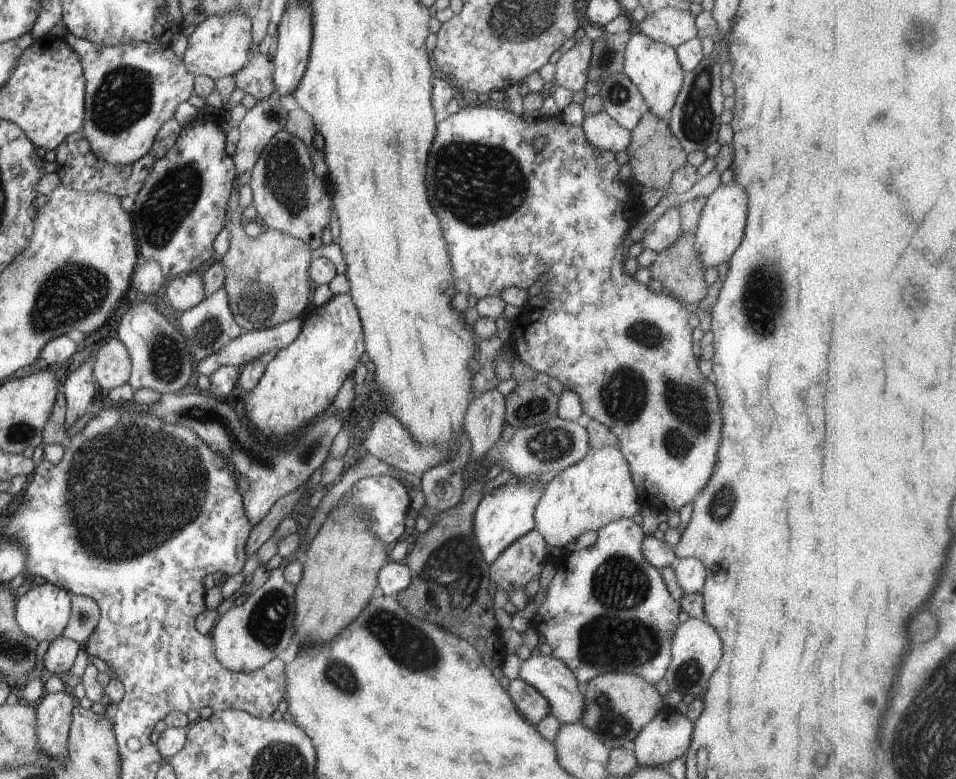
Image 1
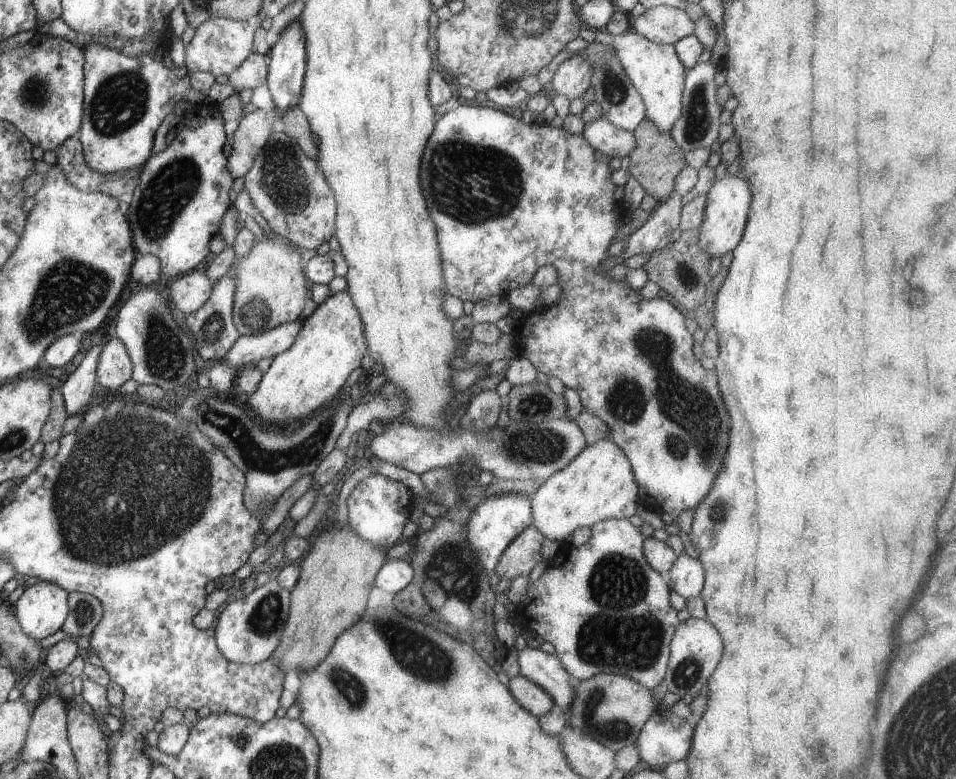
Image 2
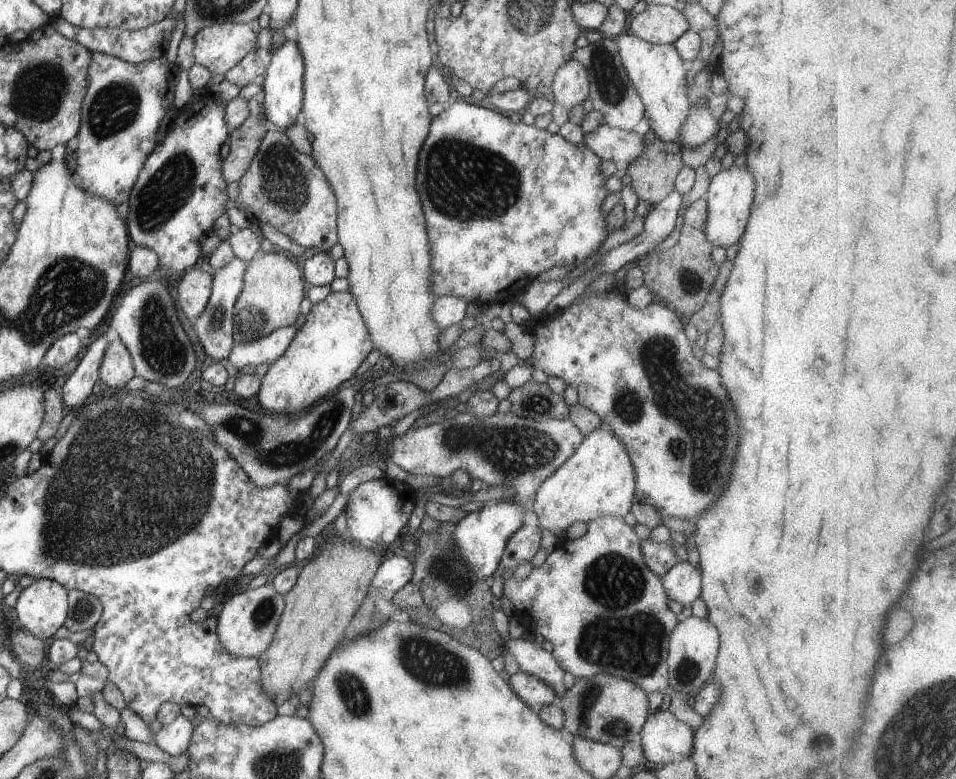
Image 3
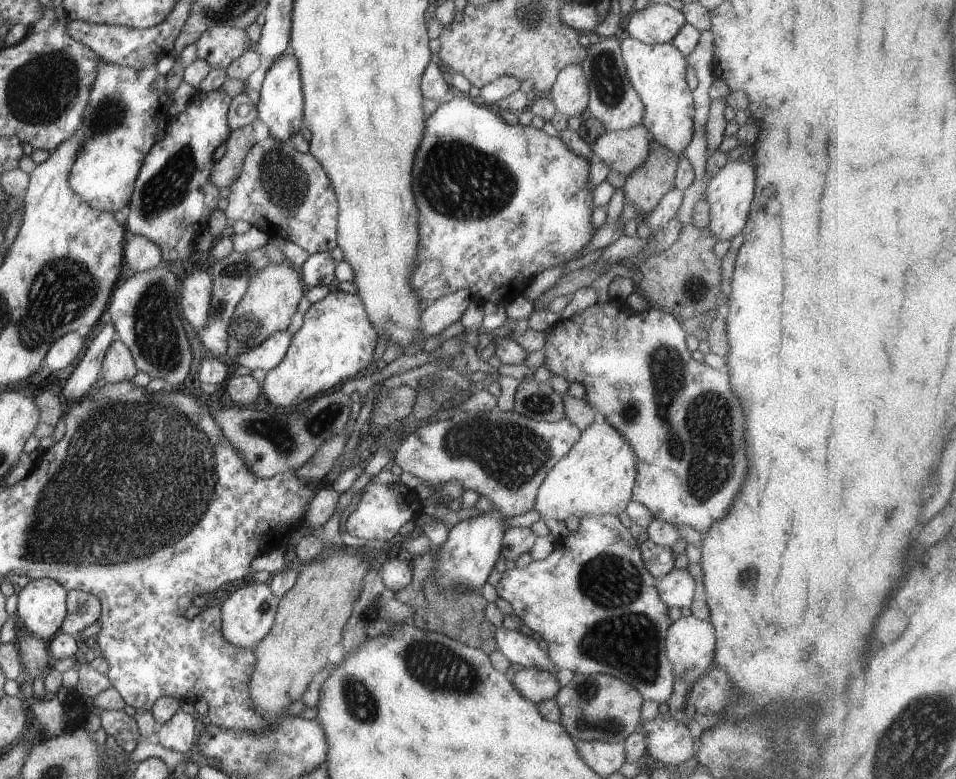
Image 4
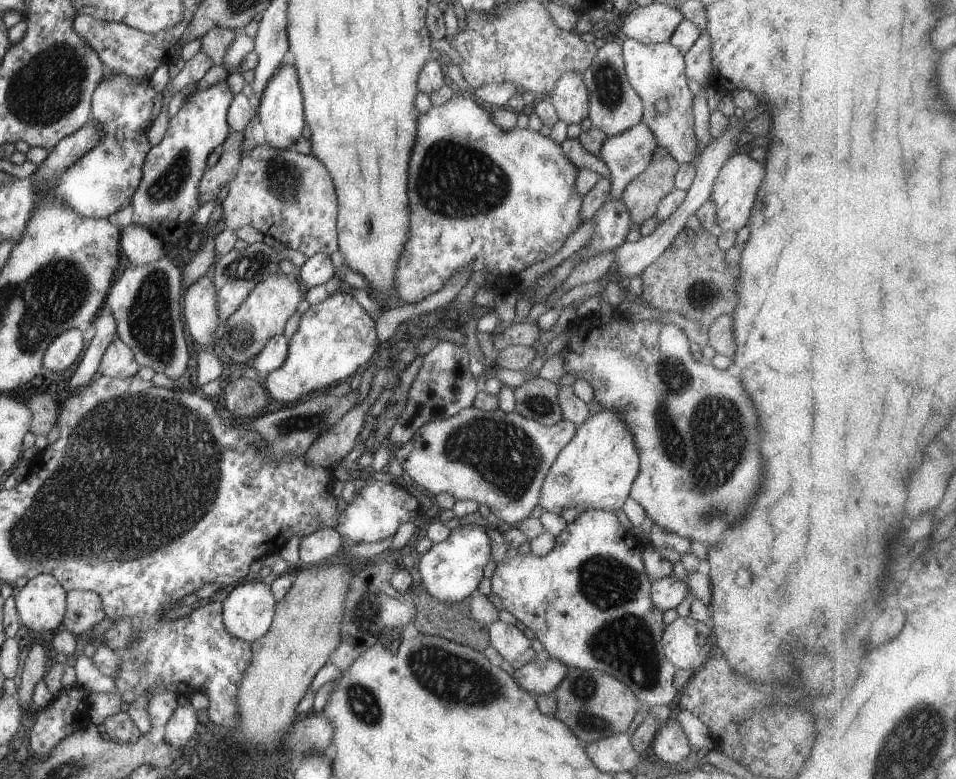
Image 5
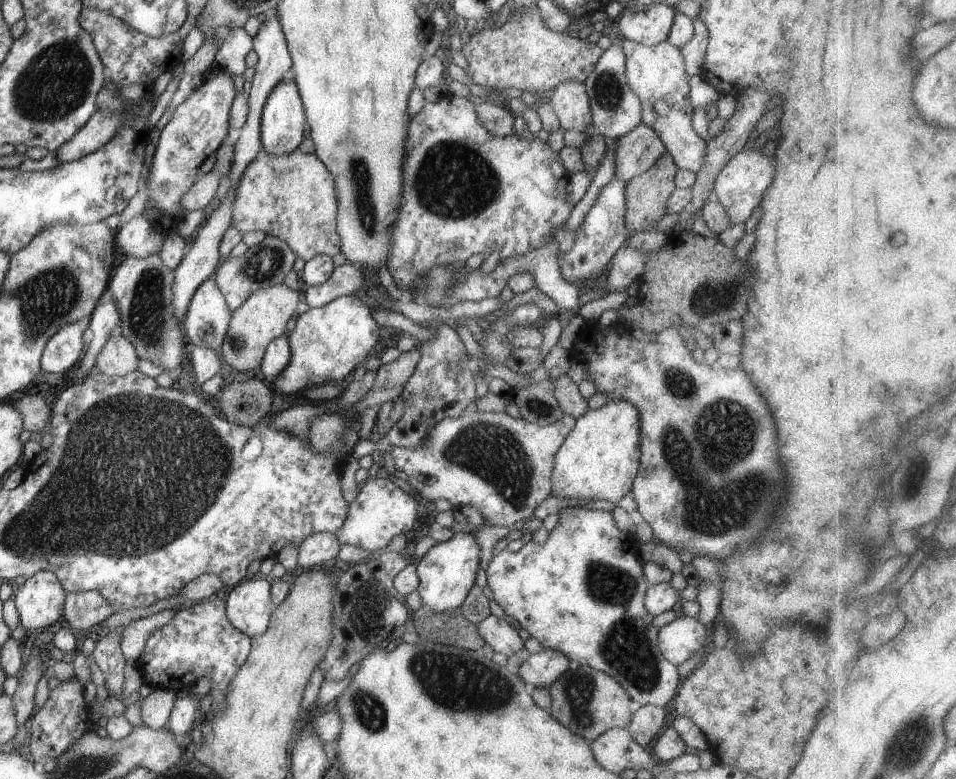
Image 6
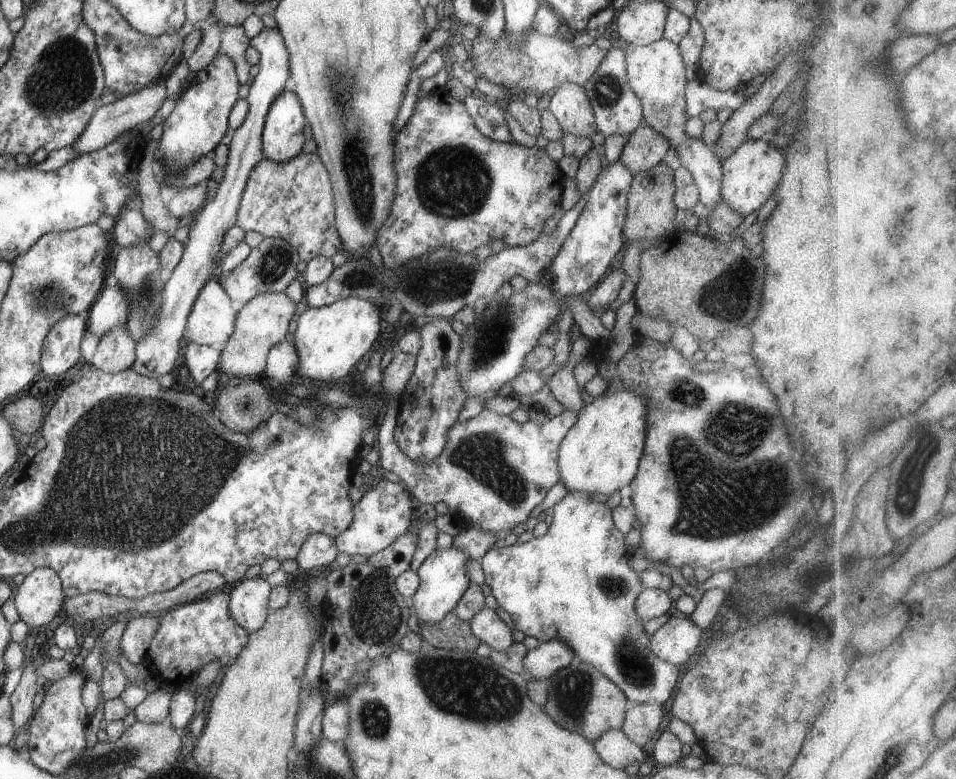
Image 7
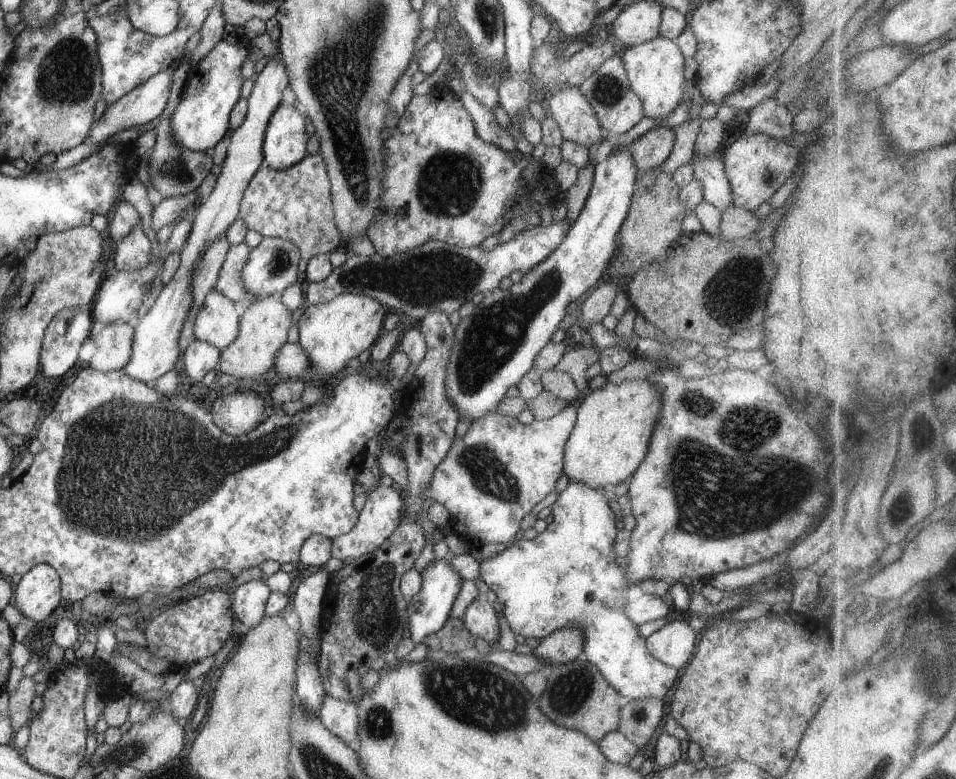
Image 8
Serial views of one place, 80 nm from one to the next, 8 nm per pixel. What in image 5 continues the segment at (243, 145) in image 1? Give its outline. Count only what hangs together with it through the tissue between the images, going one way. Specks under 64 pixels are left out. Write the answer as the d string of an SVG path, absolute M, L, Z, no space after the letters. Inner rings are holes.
M231 131L228 138L221 144L223 151L218 162L206 169L200 179L199 193L203 204L216 199L222 187L235 178L245 152L244 141L243 132Z

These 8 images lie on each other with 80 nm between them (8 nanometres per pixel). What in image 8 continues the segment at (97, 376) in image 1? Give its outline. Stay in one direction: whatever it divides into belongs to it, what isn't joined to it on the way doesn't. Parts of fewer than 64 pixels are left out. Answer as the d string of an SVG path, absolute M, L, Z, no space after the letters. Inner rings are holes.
M129 323L105 325L95 338L96 352L89 366L105 373L123 369L132 356L134 331L134 326Z

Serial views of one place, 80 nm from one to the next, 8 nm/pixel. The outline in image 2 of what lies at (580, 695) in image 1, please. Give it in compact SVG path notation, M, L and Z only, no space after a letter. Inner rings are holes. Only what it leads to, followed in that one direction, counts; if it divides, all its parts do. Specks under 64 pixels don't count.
M527 647L517 653L519 675L535 682L553 698L559 709L568 714L575 701L575 688L570 684L570 673L558 655Z

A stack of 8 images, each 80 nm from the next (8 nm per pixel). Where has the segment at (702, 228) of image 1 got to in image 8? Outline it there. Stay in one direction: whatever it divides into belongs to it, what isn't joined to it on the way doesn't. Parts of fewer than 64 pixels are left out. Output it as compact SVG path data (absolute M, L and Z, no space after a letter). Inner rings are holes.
M742 134L737 140L731 141L725 151L723 165L733 198L732 205L747 211L755 211L792 176L798 158L798 148L769 136Z

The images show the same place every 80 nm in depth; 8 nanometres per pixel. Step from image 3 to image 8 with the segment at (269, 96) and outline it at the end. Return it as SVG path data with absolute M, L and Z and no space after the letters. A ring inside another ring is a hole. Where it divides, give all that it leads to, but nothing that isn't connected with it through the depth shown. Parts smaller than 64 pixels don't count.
M280 103L271 114L263 138L263 160L271 169L282 170L300 162L307 154L309 135L306 133L306 116L296 107Z

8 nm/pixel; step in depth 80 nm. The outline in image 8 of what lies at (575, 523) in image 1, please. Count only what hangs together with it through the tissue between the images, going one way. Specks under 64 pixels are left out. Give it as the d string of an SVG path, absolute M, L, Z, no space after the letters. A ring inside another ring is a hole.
M646 379L624 380L613 384L609 380L601 389L589 391L577 409L577 419L566 439L563 450L563 473L593 489L612 489L620 482L627 482L646 456L655 422L661 409L661 394Z

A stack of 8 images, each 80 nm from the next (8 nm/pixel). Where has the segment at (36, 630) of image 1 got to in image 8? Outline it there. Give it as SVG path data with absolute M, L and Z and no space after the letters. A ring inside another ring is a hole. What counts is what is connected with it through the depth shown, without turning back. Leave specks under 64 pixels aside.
M40 563L33 566L26 574L22 575L20 583L14 585L12 604L23 614L24 618L30 618L34 622L44 622L59 606L65 605L61 597L61 578L51 566Z

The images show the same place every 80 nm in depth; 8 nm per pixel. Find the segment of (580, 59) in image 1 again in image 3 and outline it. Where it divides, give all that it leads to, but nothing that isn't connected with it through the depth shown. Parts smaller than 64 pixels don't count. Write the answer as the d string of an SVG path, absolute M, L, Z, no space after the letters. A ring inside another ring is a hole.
M570 59L555 71L553 83L546 92L553 102L569 111L589 96L589 84L588 69L579 60Z

